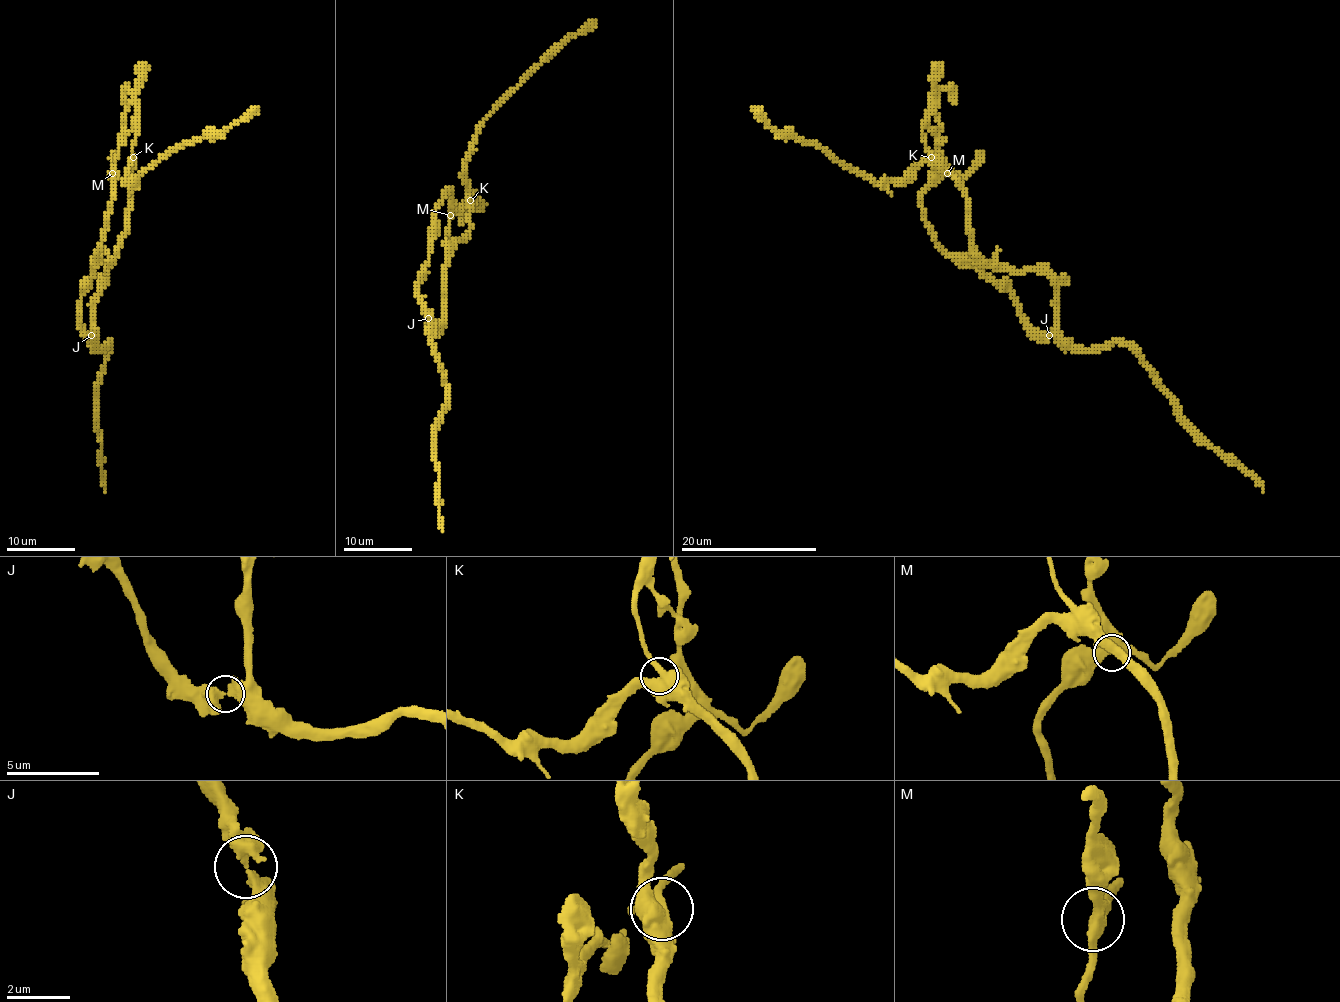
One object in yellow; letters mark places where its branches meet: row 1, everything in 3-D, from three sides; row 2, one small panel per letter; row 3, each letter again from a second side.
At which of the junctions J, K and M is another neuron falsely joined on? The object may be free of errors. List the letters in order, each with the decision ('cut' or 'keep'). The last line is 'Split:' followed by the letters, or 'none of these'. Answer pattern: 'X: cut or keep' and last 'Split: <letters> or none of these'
J: cut
K: keep
M: keep
Split: J

